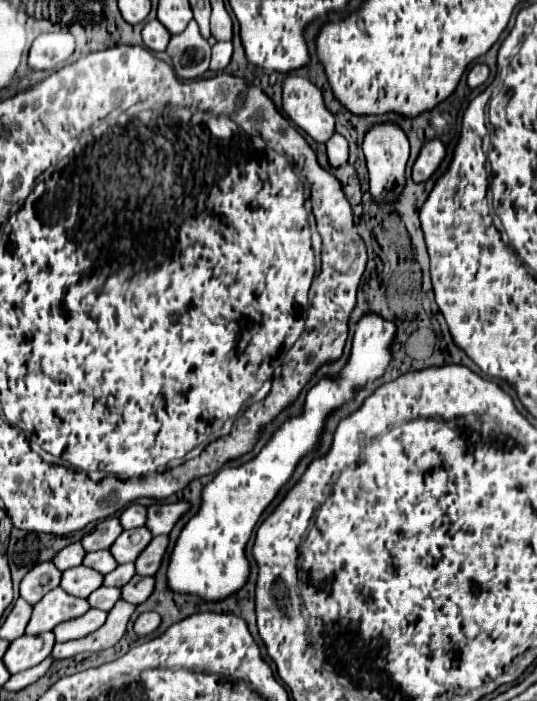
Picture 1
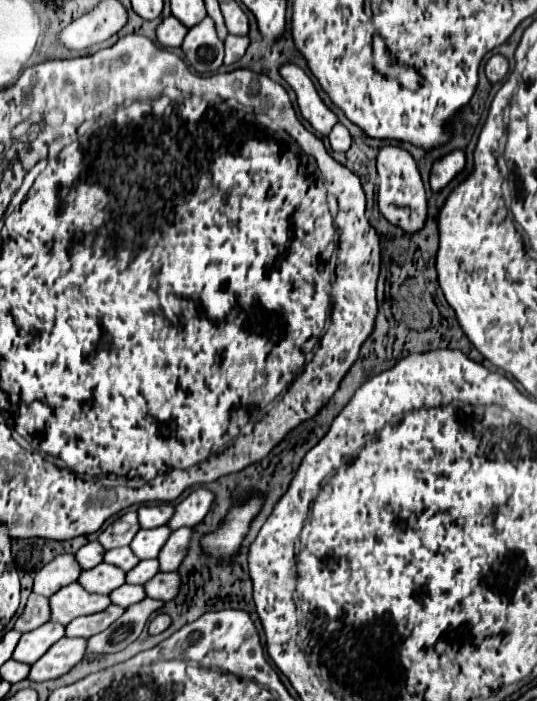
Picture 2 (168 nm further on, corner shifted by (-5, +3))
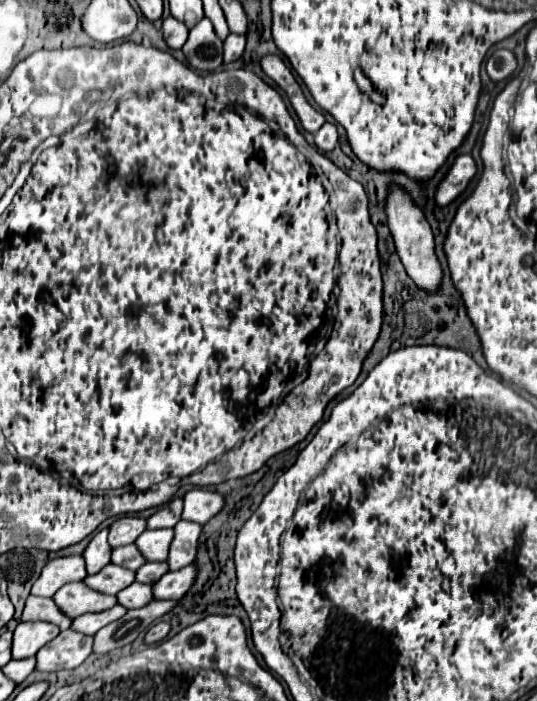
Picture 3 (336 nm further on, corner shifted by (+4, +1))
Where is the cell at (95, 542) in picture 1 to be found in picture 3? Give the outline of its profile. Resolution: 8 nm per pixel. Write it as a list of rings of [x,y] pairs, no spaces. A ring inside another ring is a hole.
[[[123,516],[117,518],[109,526],[109,546],[119,548],[125,544],[133,544],[135,538],[145,530],[145,520],[137,516]]]

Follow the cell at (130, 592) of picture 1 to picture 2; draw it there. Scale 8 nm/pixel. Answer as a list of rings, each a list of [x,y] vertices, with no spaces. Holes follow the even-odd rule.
[[[160,572],[146,584],[146,596],[170,602],[172,598],[176,598],[180,584],[182,584],[182,578],[178,572],[170,572],[170,574]]]

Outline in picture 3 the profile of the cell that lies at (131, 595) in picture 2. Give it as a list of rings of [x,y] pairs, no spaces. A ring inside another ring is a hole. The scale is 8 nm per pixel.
[[[133,582],[129,588],[123,588],[117,594],[117,602],[125,608],[141,608],[141,606],[149,604],[151,600],[153,600],[151,586],[149,584],[139,584],[139,582]]]

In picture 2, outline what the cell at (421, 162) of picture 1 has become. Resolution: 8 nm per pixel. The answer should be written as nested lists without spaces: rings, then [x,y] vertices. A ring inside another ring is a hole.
[[[462,150],[450,152],[442,160],[434,162],[432,174],[430,174],[430,186],[432,186],[432,190],[440,192],[442,188],[446,188],[454,180],[454,176],[464,170],[464,166],[466,166],[466,154]]]

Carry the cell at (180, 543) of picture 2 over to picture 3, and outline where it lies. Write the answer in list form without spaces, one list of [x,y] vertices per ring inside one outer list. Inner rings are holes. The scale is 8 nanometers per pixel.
[[[177,522],[175,524],[175,536],[169,548],[169,556],[167,556],[167,564],[169,570],[181,570],[183,566],[191,564],[195,560],[195,552],[197,552],[197,538],[201,532],[201,524],[191,524],[191,522]]]

